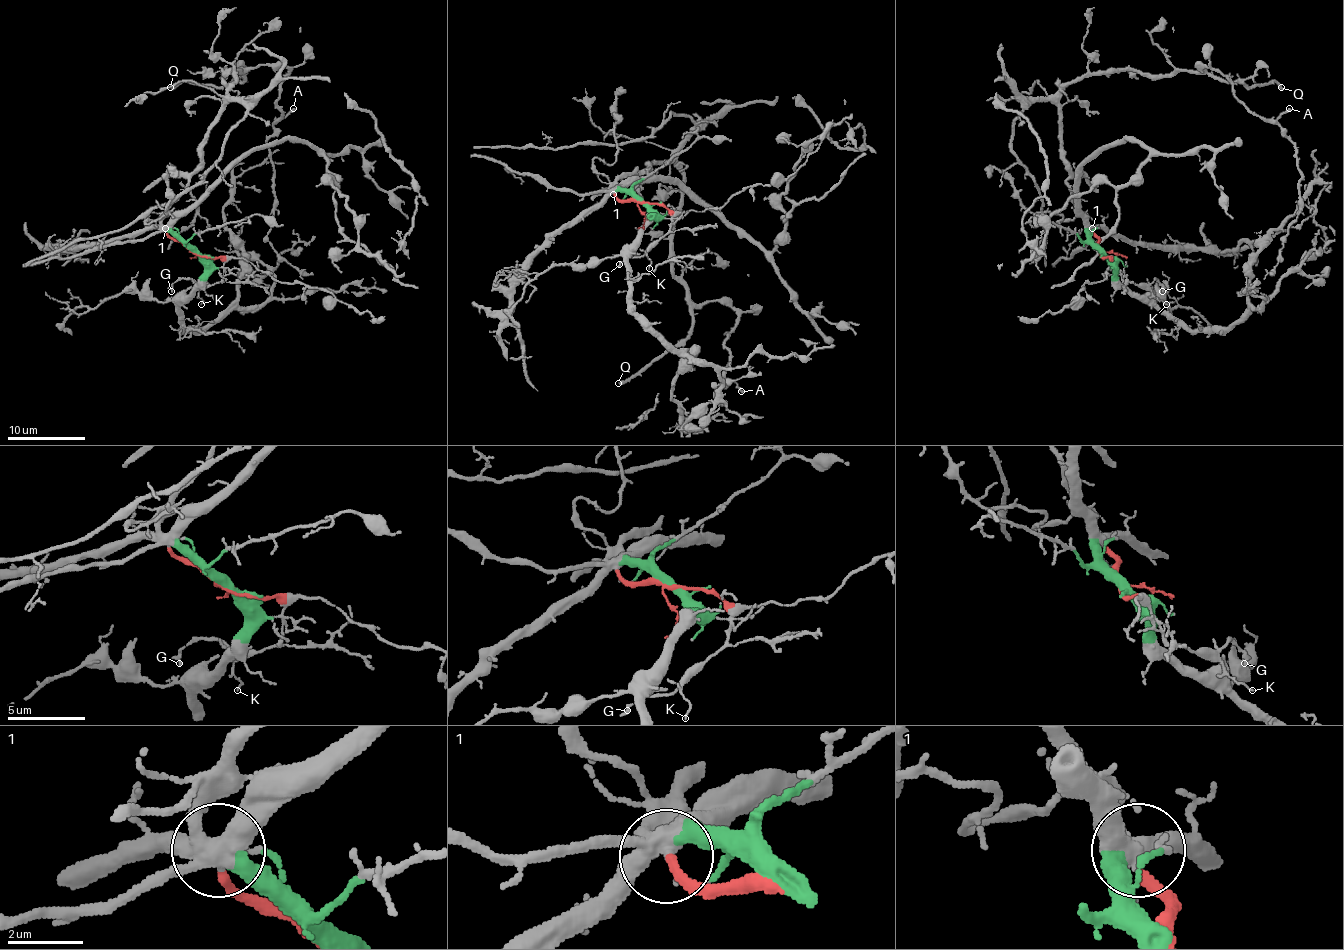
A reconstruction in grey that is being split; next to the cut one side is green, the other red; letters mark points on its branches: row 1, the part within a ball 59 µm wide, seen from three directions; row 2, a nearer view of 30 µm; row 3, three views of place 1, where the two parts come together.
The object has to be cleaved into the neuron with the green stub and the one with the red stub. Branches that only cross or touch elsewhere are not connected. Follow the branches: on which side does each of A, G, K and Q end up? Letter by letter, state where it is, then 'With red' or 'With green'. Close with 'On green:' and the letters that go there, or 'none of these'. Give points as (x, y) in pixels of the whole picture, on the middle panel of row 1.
A: Place: (741, 391). With red
G: Place: (619, 264). With red
K: Place: (649, 268). With red
Q: Place: (618, 383). With red
On green: none of these

